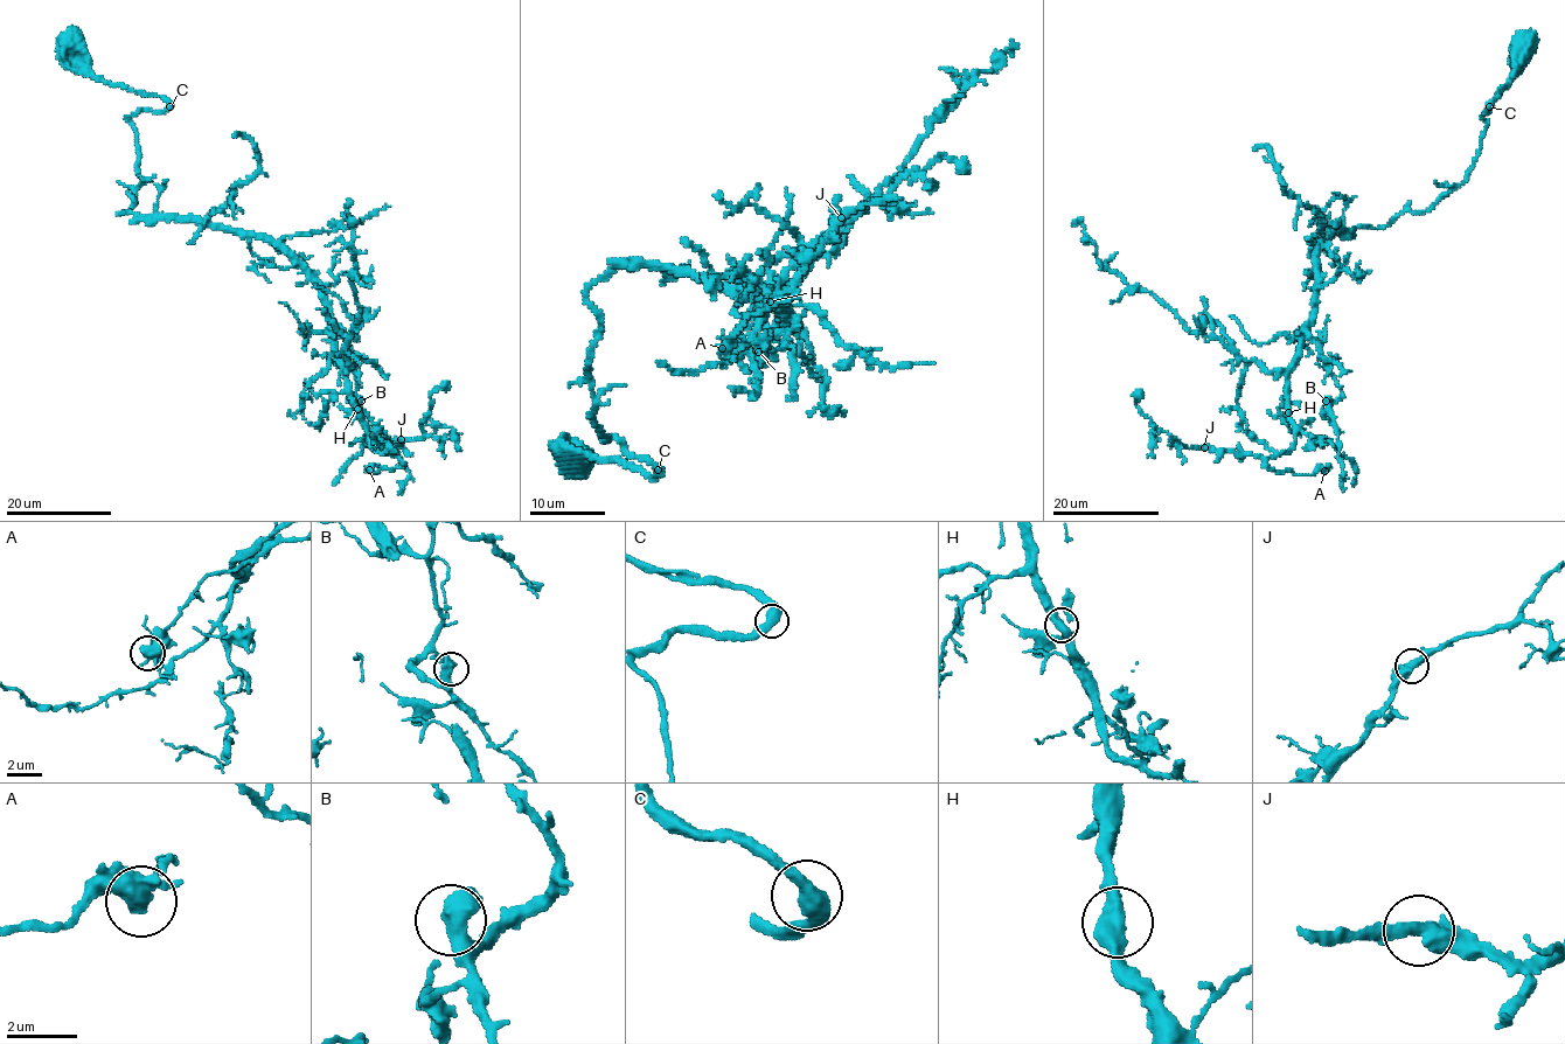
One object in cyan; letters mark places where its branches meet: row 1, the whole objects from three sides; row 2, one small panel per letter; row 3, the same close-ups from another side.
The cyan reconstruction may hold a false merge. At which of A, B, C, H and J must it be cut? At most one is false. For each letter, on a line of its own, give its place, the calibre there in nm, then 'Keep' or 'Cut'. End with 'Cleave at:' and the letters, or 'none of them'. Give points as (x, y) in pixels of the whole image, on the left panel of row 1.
A: Place: (369, 470). Thickness 500 nm. Keep
B: Place: (361, 401). Thickness 480 nm. Keep
C: Place: (169, 106). Thickness 500 nm. Keep
H: Place: (357, 409). Thickness 500 nm. Keep
J: Place: (401, 439). Thickness 550 nm. Keep
Cleave at: none of them

